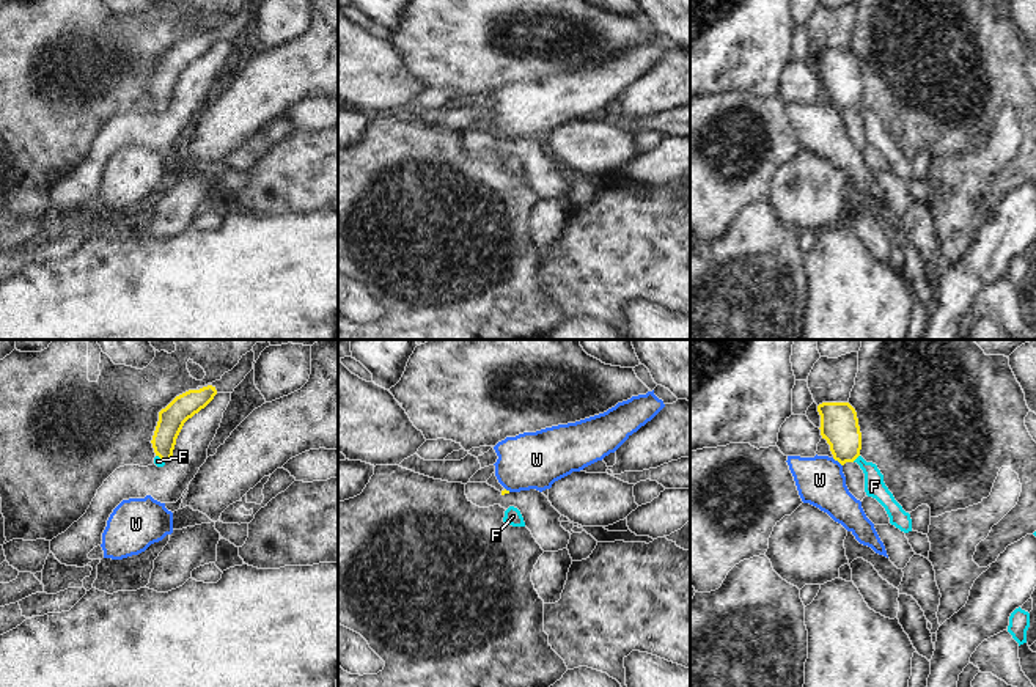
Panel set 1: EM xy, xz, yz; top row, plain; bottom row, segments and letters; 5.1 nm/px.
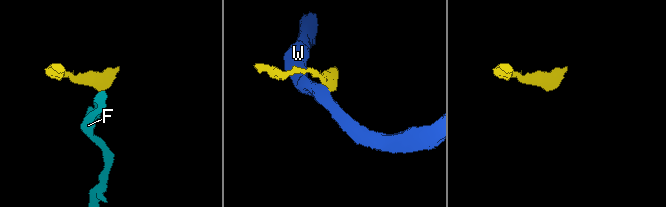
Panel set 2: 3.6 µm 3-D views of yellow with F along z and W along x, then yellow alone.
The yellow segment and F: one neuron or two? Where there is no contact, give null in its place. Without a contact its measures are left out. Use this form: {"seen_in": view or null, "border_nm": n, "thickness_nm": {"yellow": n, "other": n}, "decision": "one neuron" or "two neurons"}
{"seen_in": "yz", "border_nm": 50, "thickness_nm": {"yellow": 190, "other": 110}, "decision": "one neuron"}

